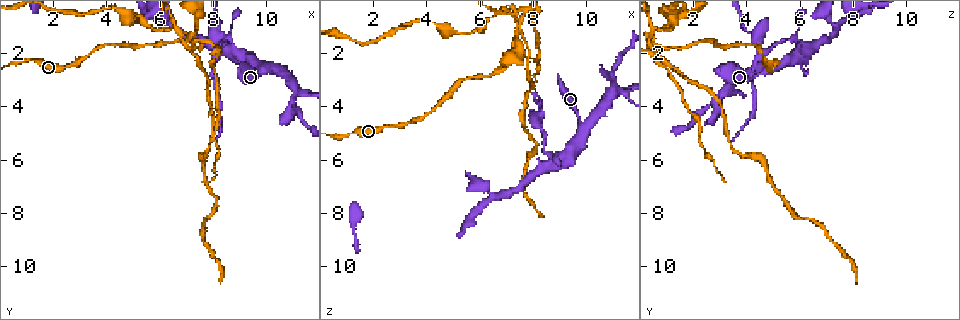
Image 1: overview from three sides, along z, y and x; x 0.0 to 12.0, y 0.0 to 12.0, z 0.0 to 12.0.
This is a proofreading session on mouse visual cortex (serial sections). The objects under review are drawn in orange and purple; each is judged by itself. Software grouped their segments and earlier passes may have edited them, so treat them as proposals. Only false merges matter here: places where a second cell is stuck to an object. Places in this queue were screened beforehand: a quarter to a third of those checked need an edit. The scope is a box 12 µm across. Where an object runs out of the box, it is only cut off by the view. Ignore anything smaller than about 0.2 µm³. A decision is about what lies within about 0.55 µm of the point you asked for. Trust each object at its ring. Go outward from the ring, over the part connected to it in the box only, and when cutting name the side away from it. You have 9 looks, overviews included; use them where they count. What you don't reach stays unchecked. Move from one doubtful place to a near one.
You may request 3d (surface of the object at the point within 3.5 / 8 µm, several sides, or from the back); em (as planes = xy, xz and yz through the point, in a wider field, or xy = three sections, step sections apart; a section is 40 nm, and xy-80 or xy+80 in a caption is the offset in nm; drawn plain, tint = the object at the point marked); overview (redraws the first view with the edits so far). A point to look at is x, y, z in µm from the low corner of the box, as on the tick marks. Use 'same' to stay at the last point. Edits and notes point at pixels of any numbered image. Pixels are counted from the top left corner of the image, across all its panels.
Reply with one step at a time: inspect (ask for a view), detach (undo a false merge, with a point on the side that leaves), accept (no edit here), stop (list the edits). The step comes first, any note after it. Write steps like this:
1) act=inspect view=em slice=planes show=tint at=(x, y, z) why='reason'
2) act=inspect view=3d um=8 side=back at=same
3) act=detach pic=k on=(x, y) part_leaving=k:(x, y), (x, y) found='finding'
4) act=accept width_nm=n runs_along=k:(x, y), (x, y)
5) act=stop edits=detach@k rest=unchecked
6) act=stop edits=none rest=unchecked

act=inspect view=3d um=3.5 side=back at=(6.5, 1.0, 7.4) why='arms part here'

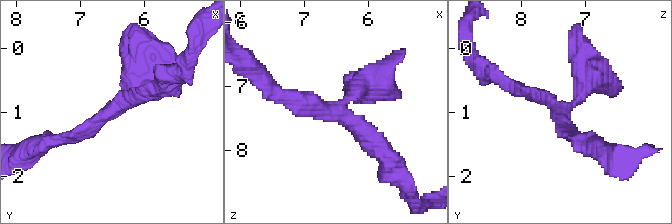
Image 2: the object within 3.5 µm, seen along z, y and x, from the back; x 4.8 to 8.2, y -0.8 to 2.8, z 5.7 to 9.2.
act=inspect view=em slice=planes show=tint at=(6.60, 1.05, 7.35)

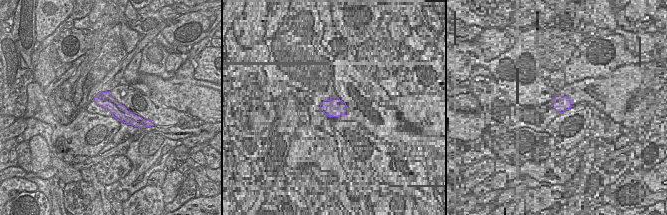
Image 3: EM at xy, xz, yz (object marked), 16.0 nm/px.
act=accept arms=3 arm_widths_nm=200,250,300 runs_along=2:(53, 141), (81, 135), (148, 74) found='continuous, no second cell'

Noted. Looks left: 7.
act=inspect view=3d um=3.5 at=(7.5, 1.8, 0.8) why='narrows sharply'

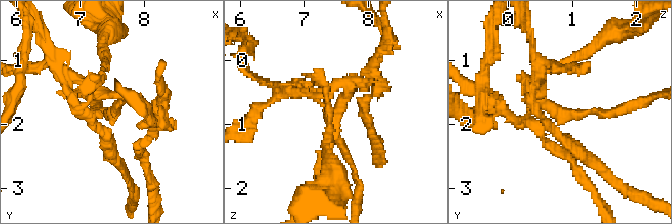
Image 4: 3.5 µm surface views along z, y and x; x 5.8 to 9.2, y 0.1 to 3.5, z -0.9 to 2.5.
act=inspect view=em slice=xy step=1 show=tint at=(7.50, 1.85, 0.85) why='shape alone is not enough'

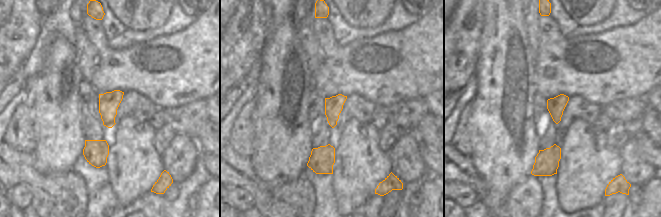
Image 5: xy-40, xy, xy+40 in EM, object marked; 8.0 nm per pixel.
act=detach pic=4 on=(334, 110) width_nm=140 part_leaving=4:(330, 146), (345, 87), (318, 95) found='a second cell is stuck on'

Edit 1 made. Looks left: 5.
act=inspect view=overview why='redraw'

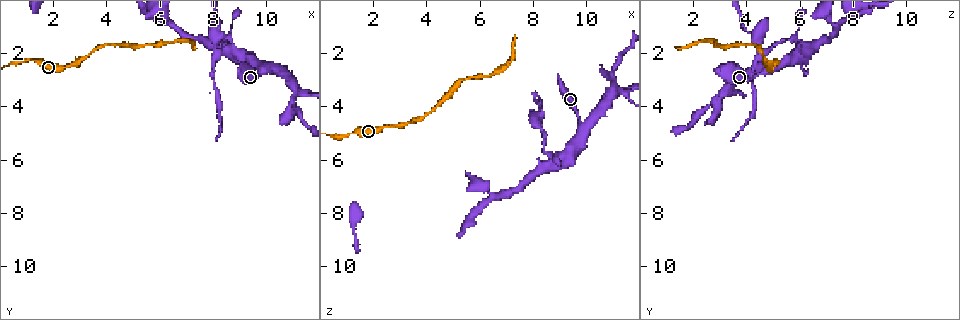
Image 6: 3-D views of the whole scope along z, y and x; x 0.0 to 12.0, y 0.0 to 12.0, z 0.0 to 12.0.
act=inspect view=3d um=8 at=(8.5, 1.4, 5.6) why='thick turns thin'

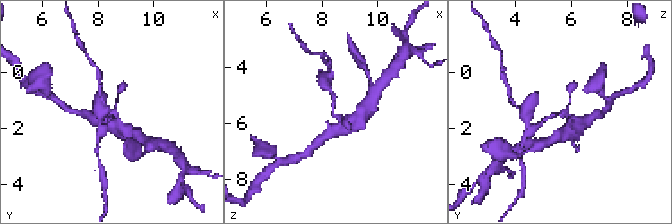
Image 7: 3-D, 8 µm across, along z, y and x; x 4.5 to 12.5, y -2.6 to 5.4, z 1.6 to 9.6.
act=inspect view=em slice=xy step=2 show=tint at=(8.4, 1.4, 5.7) why='need the tissue'

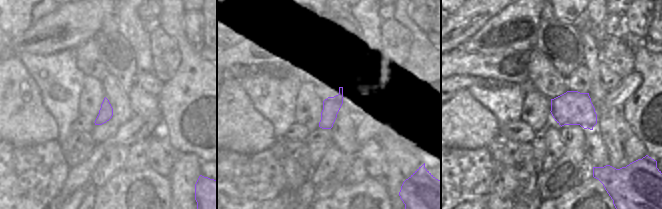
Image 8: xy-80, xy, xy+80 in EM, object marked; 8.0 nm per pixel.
act=detach pic=7 on=(120, 88) part_leaving=7:(567, 116), (557, 113), (533, 129) found='a second cell is stuck on'

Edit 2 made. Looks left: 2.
act=stop edits=detach@4,detach@7 rest=unchecked

